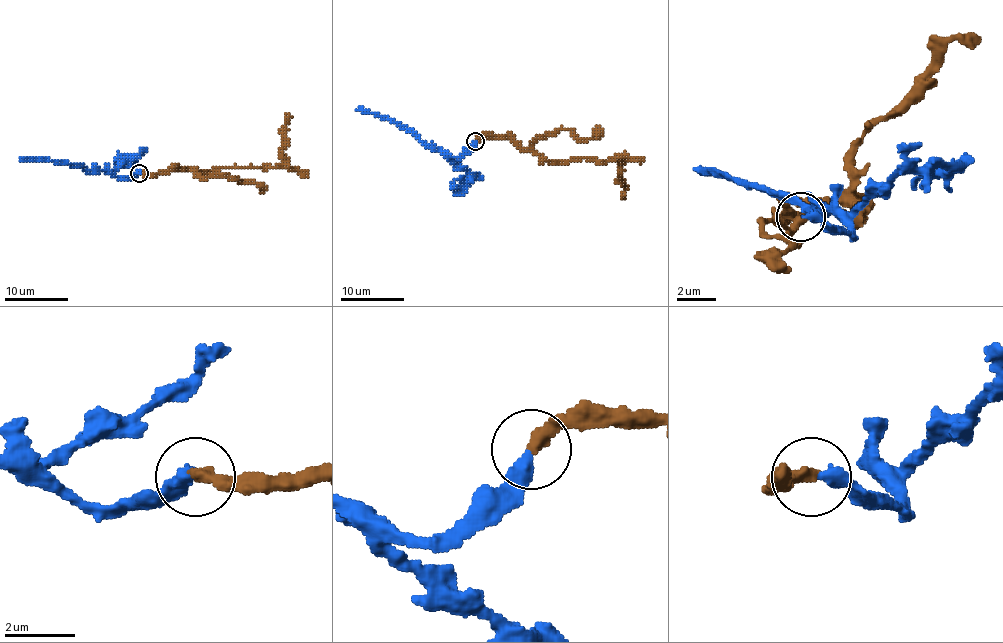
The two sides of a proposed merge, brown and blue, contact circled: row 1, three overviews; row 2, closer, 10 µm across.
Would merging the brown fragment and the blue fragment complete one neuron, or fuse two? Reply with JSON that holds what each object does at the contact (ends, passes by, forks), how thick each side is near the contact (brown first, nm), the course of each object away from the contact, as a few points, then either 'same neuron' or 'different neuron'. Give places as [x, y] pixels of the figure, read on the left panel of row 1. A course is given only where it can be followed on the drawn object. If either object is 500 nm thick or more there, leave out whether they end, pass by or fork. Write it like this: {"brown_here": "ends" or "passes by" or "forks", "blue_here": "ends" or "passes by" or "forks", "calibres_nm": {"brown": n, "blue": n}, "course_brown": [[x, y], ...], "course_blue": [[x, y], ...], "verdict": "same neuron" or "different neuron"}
{"brown_here": "ends", "blue_here": "ends", "calibres_nm": {"brown": 360, "blue": 360}, "course_brown": [[139, 173], [280, 165], [284, 116]], "course_blue": [[139, 173], [123, 179], [106, 171], [89, 171], [21, 157]], "verdict": "same neuron"}

